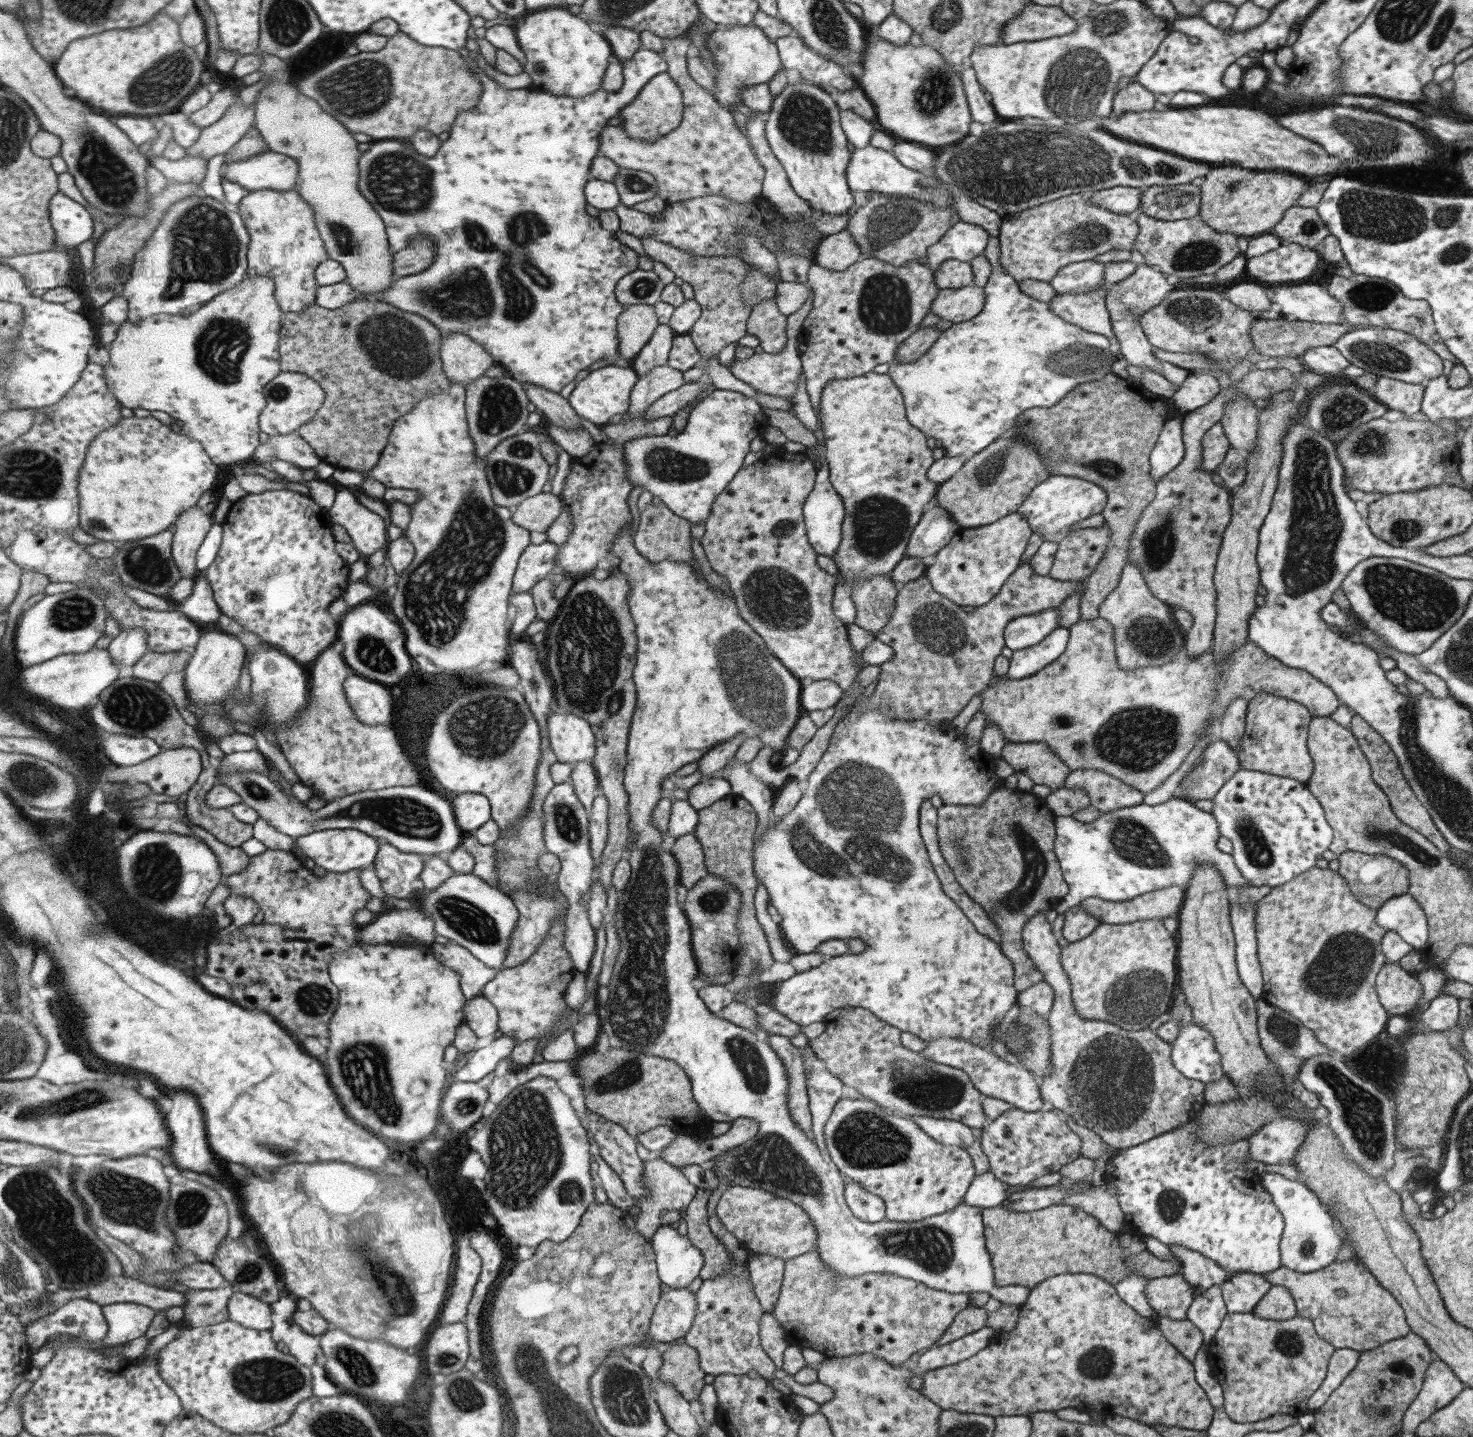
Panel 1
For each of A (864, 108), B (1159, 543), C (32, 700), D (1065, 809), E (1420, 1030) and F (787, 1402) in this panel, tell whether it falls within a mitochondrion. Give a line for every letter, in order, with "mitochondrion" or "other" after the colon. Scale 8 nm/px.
A: other
B: mitochondrion
C: other
D: other
E: other
F: other

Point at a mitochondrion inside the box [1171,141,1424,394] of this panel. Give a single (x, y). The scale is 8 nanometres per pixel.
(1382, 356)

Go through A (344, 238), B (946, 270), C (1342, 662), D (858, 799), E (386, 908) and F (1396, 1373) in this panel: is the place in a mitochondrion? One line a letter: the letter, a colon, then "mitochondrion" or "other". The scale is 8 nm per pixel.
A: mitochondrion
B: other
C: other
D: mitochondrion
E: other
F: mitochondrion

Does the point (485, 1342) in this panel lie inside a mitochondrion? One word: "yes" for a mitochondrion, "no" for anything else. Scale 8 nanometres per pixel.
no

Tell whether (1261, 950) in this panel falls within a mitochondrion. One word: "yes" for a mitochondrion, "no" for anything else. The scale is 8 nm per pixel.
no

